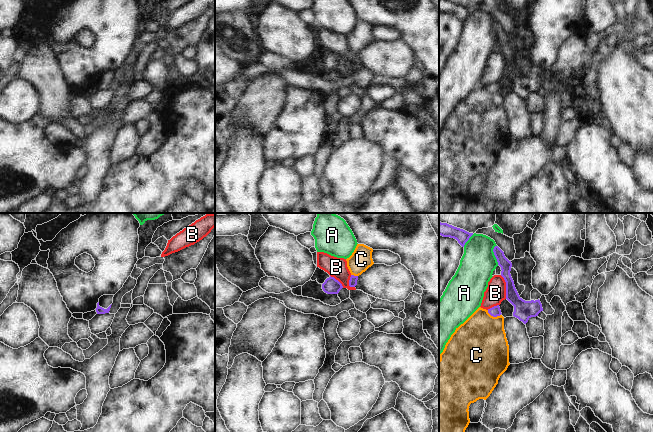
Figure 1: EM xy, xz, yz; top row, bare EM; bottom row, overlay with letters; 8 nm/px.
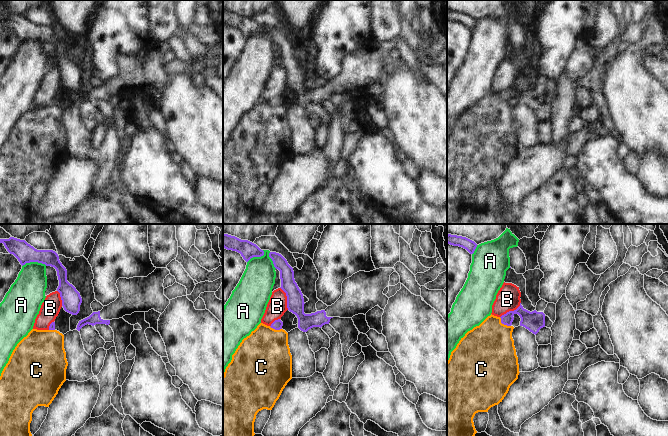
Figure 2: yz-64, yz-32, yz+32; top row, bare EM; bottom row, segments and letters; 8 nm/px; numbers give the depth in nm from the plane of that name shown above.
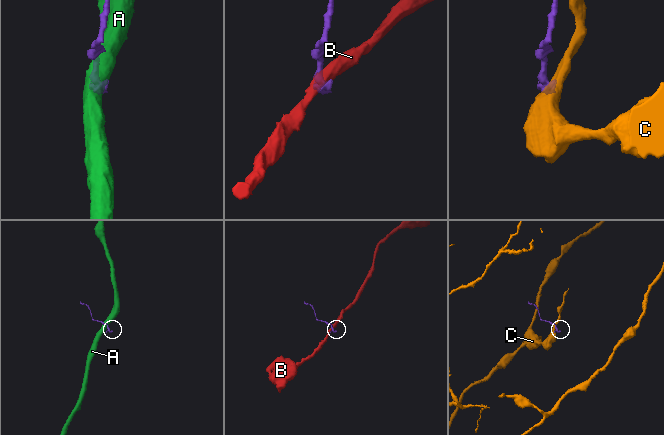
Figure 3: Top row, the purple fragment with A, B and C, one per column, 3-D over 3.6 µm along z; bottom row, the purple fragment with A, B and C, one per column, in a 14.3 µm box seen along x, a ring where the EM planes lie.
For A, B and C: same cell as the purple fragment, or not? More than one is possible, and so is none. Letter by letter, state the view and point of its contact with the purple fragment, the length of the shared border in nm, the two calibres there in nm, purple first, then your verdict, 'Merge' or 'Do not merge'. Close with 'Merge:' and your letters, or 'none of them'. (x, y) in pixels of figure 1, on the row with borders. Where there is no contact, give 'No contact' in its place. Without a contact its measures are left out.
A: Touches purple at yz (494, 254). Shared border 160 nm. Thickness 90 nm (purple) against 280 nm. Do not merge
B: Touches purple at yz (506, 287). Shared border 200 nm. Thickness 160 nm (purple) against 160 nm. Do not merge
C: Touches purple at yz (493, 316). Shared border 120 nm. Thickness 90 nm (purple) against 440 nm. Do not merge
Merge: none of them.

